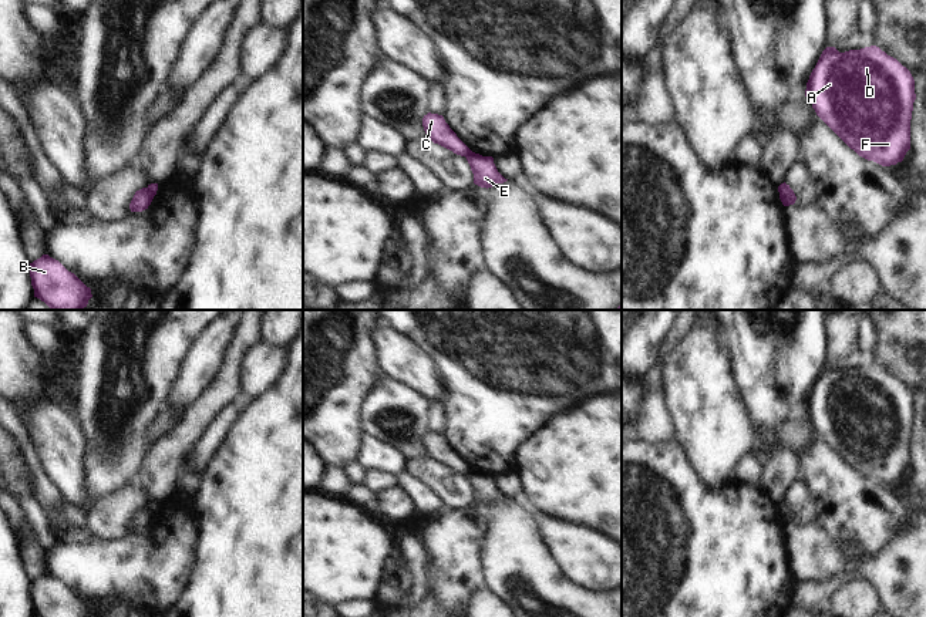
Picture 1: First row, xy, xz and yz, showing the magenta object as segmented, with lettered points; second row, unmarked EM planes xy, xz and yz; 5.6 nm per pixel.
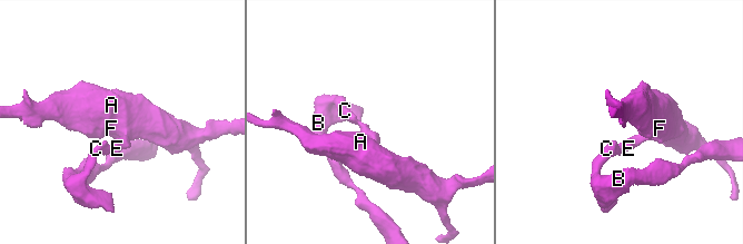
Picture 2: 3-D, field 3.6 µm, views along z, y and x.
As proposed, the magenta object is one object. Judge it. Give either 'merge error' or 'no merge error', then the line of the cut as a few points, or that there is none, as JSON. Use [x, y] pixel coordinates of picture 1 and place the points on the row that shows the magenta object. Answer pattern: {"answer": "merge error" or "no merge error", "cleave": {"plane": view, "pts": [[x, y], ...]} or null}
{"answer": "merge error", "cleave": {"plane": "xy", "pts": [[145, 188], [152, 198]]}}

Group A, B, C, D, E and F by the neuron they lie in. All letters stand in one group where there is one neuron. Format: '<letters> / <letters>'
A D E F / B C

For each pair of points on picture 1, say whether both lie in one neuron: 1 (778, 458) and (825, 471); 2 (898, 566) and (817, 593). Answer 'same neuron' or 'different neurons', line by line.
1: different neurons
2: same neuron

